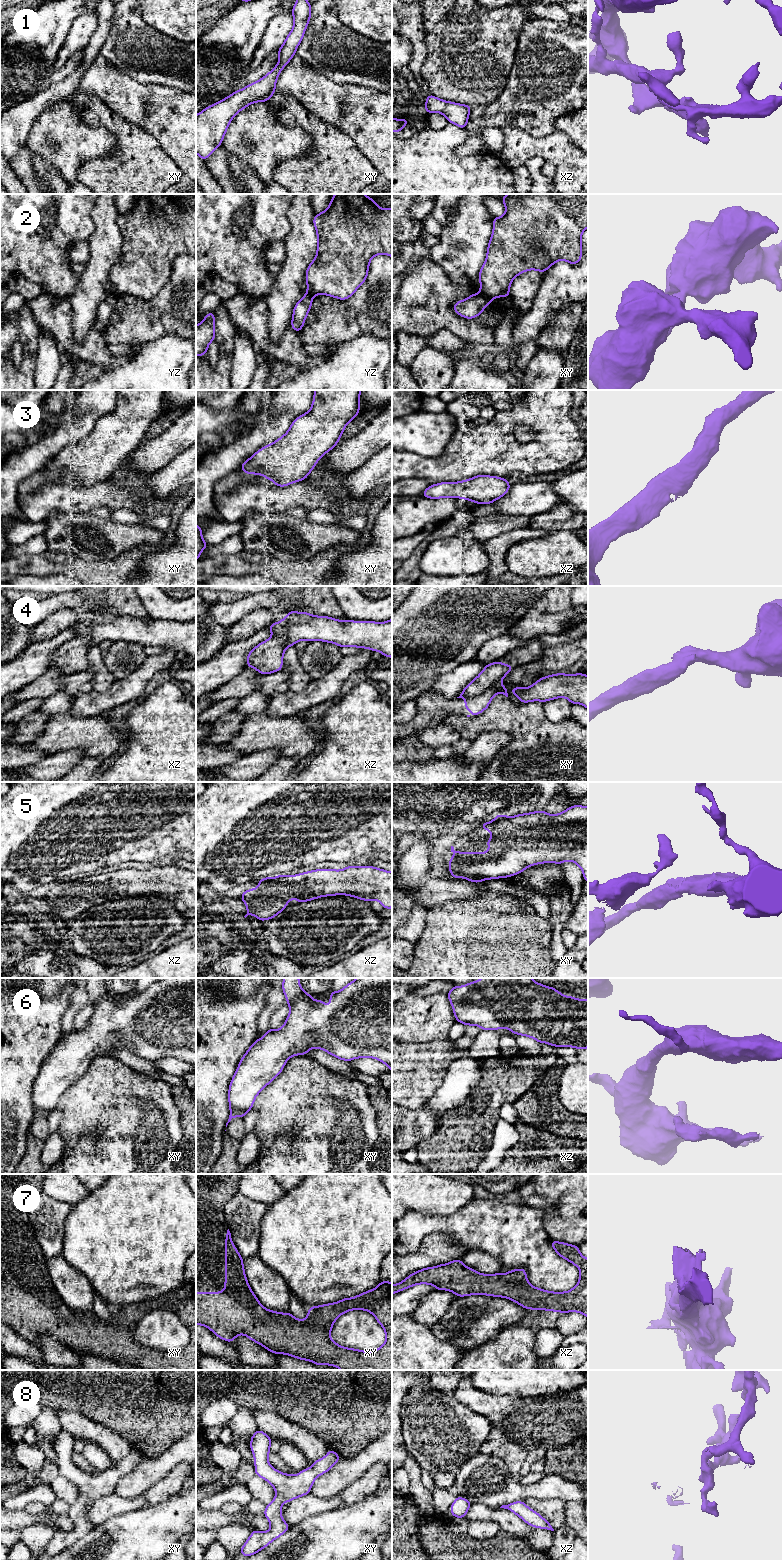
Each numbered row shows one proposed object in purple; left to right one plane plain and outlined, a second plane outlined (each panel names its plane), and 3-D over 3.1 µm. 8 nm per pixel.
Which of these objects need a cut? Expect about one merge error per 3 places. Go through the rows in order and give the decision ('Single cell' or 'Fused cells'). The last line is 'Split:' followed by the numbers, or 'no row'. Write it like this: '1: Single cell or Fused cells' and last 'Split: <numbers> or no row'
1: Single cell
2: Fused cells
3: Single cell
4: Fused cells
5: Single cell
6: Single cell
7: Single cell
8: Single cell
Split: 2, 4

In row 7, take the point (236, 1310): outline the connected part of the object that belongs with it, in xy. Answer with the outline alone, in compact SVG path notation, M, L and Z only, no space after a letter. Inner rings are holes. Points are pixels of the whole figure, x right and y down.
M229 1229L225 1237L225 1288L221 1292L196 1292L196 1325L203 1325L216 1336L232 1342L243 1334L275 1354L285 1354L320 1366L326 1364L341 1370L392 1370L392 1282L381 1281L372 1290L338 1302L308 1308L308 1315L300 1320L288 1313L268 1310L261 1305L246 1279L244 1259L231 1239ZM350 1310L366 1310L374 1315L385 1330L385 1343L374 1351L342 1347L331 1340L331 1329L340 1315Z

